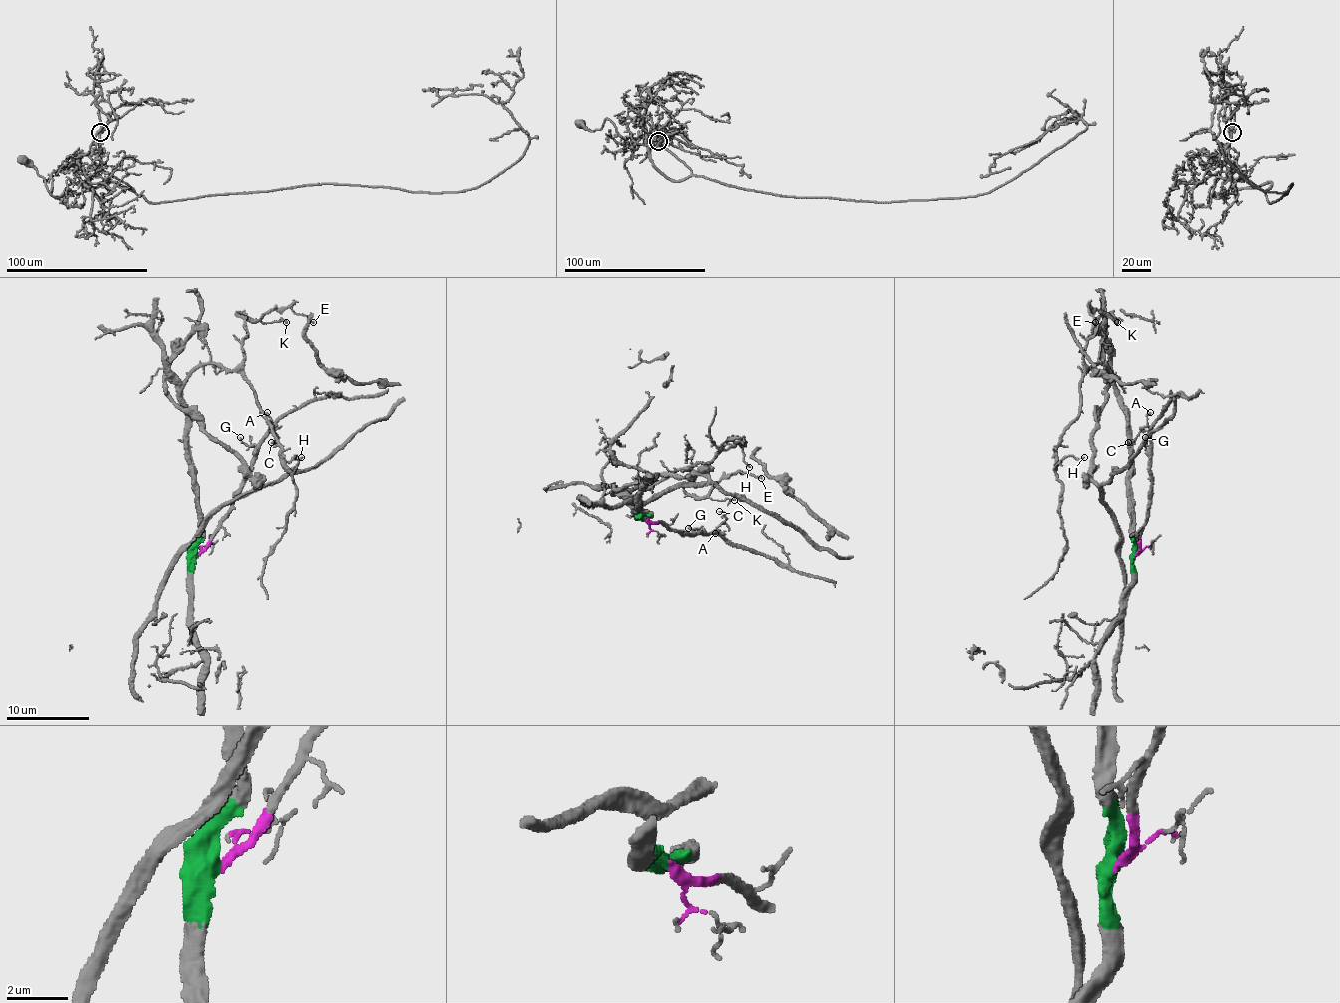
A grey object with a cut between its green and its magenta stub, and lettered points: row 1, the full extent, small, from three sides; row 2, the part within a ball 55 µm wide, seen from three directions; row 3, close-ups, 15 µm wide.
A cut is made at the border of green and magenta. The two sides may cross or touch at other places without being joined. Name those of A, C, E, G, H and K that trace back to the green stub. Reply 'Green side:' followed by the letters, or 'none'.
Green side: E, H, K

